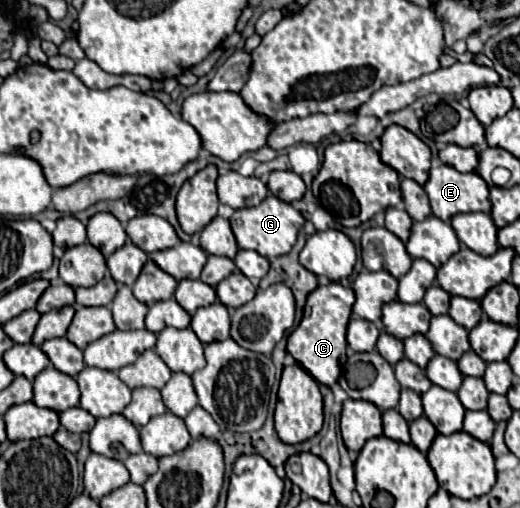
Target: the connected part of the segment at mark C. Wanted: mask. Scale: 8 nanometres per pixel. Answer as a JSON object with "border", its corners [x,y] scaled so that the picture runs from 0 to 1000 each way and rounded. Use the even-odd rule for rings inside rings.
{"border":[[[637,555],[629,563],[610,563],[587,598],[583,626],[575,642],[552,665],[552,693],[579,717],[613,756],[640,760],[656,740],[656,724],[663,717],[663,650],[675,622],[675,602],[683,594],[683,579],[675,567],[663,567],[652,555]]]}

